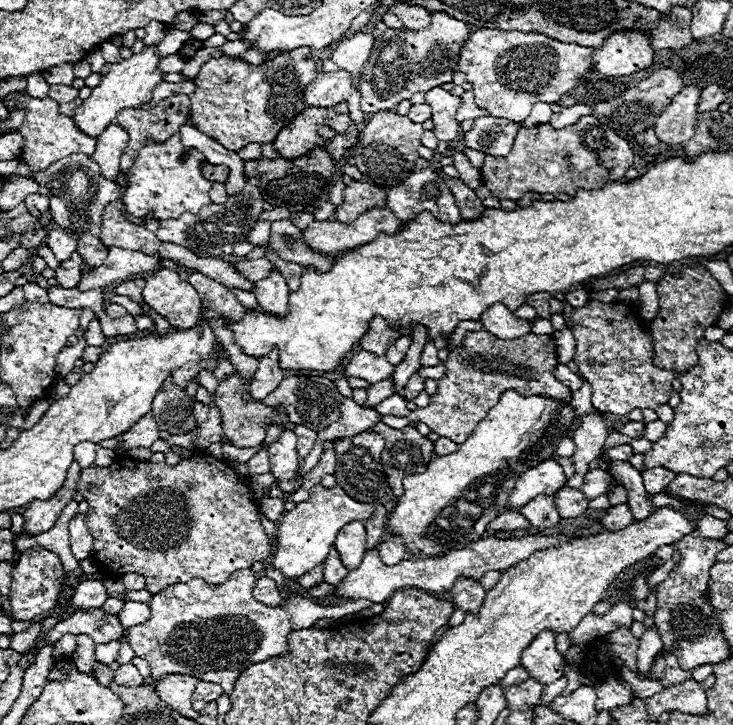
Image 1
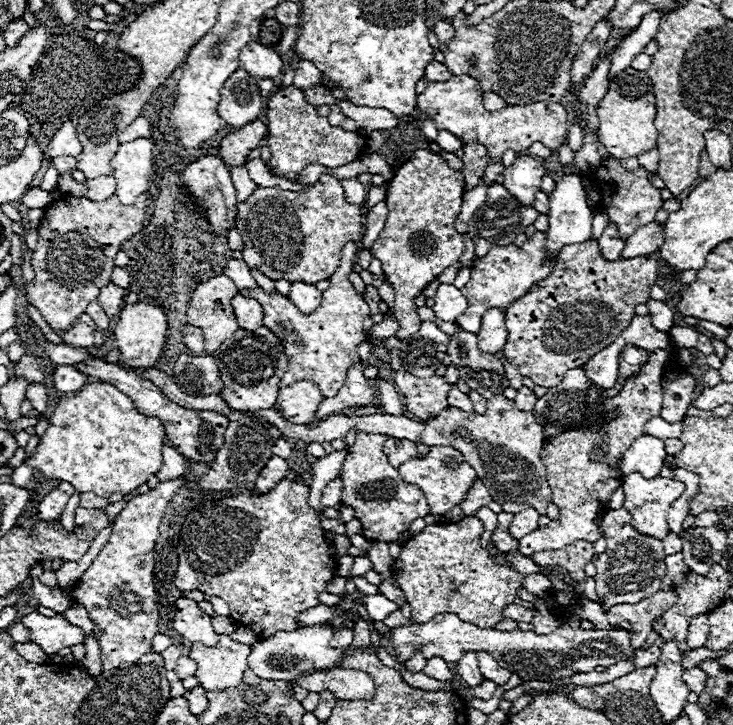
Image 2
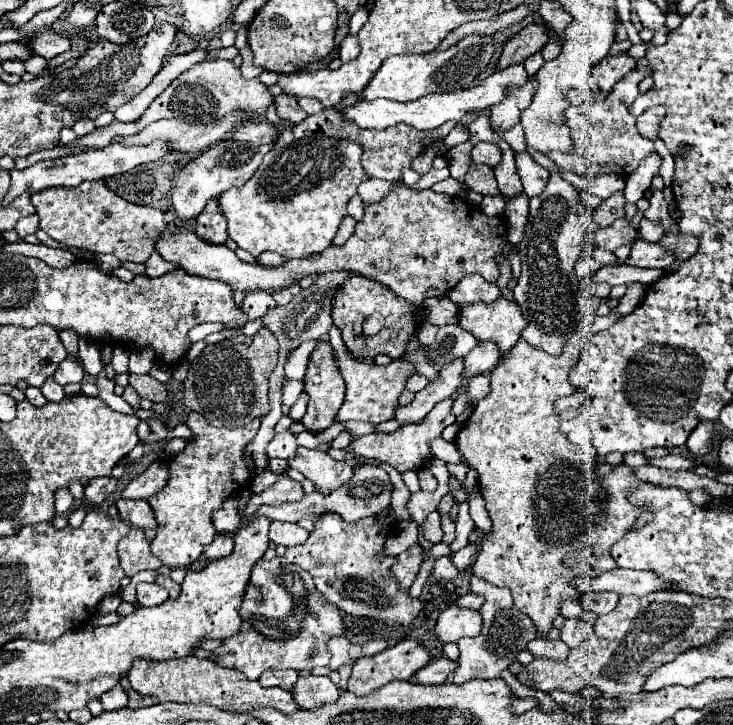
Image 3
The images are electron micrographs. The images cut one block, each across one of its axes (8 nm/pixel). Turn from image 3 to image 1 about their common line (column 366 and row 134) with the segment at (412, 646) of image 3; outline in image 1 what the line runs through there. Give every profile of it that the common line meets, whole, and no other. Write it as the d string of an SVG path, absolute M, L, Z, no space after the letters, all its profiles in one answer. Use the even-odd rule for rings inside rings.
M686 86L658 116L654 132L664 144L682 144L694 136L700 88Z

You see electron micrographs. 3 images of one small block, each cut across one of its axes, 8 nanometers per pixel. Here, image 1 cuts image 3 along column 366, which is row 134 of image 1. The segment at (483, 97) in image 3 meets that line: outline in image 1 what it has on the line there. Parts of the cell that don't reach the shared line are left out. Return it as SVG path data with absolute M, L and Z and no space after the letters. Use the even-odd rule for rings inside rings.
M110 124L98 136L98 144L96 144L96 152L92 154L92 160L100 164L100 172L104 174L104 178L116 180L120 172L120 156L126 144L128 144L128 132L118 124Z

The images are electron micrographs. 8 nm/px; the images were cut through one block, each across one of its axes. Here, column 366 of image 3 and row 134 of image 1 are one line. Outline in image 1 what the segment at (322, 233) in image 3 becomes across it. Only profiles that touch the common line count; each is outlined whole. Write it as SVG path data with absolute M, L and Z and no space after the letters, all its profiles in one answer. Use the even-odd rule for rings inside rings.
M174 134L168 142L162 146L148 144L144 150L140 150L138 158L126 172L128 186L122 192L122 204L124 210L132 216L142 216L146 212L154 212L158 220L178 218L184 212L198 212L202 206L210 204L208 190L212 186L210 180L206 180L200 172L200 162L204 162L204 154L198 150L190 150L190 158L182 164L180 156L186 148L180 142L180 134Z

